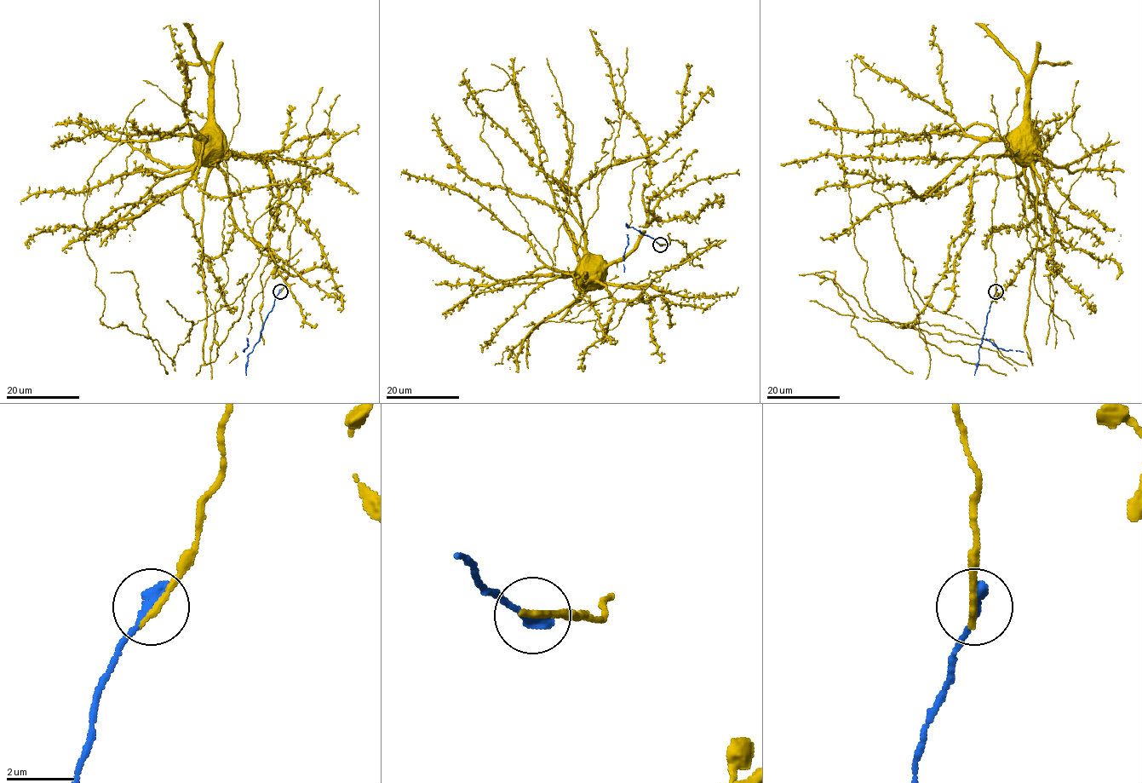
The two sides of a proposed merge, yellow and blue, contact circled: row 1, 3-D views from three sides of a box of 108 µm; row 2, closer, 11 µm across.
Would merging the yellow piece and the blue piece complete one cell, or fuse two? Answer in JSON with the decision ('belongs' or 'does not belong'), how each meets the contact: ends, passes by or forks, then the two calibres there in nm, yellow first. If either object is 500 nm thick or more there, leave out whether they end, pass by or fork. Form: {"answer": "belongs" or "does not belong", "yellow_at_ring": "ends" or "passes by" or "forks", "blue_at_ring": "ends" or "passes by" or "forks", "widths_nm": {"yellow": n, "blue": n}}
{"answer": "belongs", "yellow_at_ring": "ends", "blue_at_ring": "ends", "widths_nm": {"yellow": 240, "blue": 360}}

